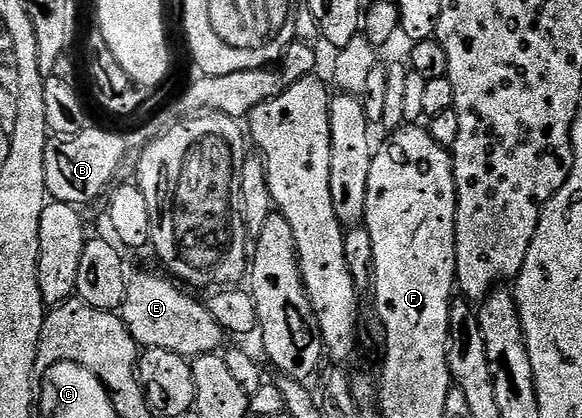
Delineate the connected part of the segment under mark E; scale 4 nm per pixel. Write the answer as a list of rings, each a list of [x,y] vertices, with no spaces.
[[[152,272],[136,277],[133,275],[129,279],[122,309],[122,319],[128,333],[141,349],[170,350],[185,358],[217,351],[221,347],[219,344],[226,339],[226,333],[210,314],[207,303],[200,301],[199,304],[194,297],[183,292],[185,289],[179,283],[168,280]]]

